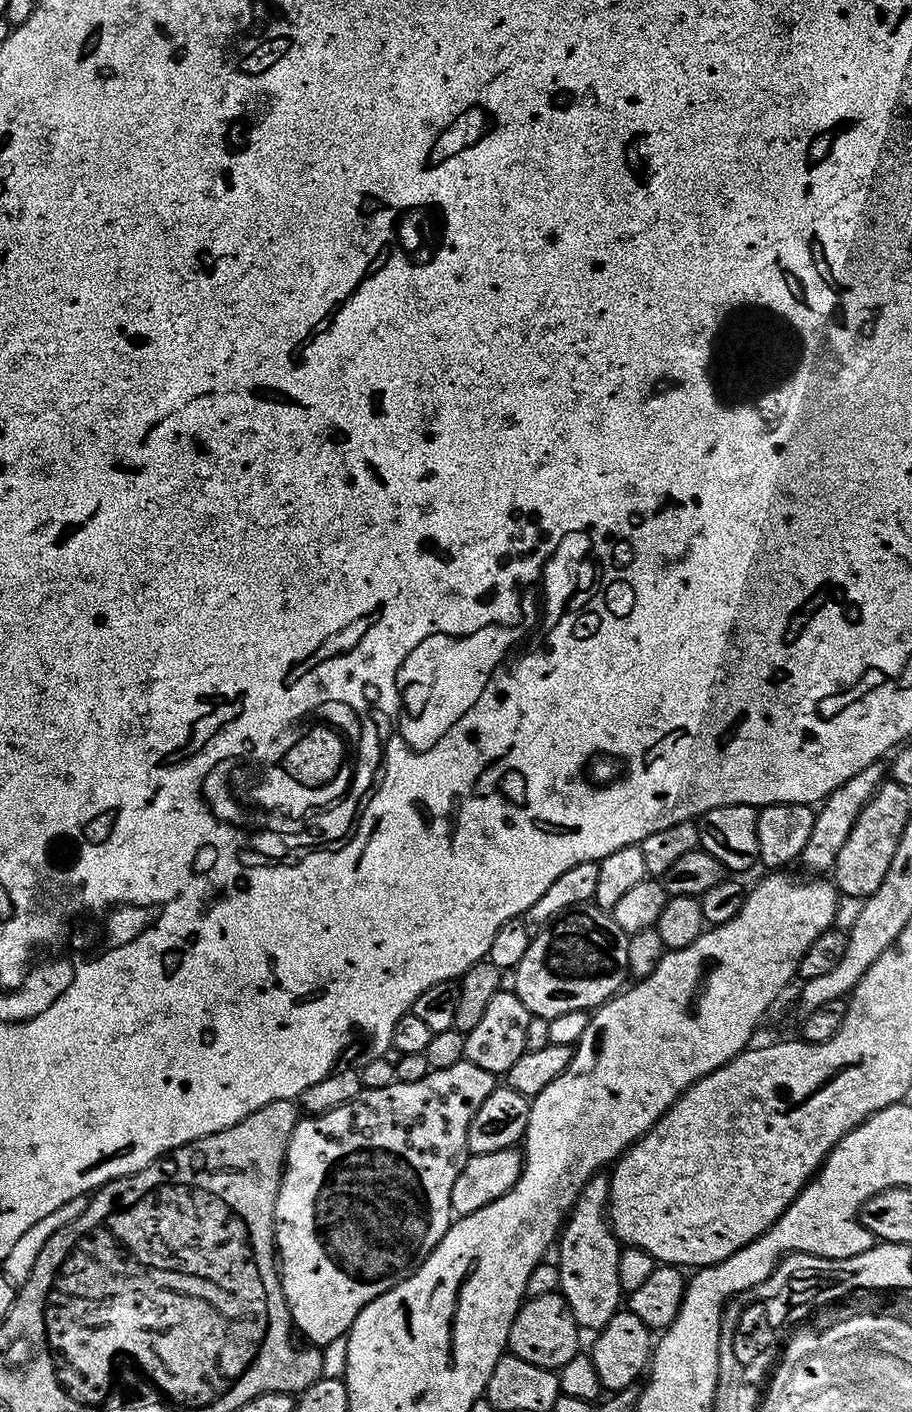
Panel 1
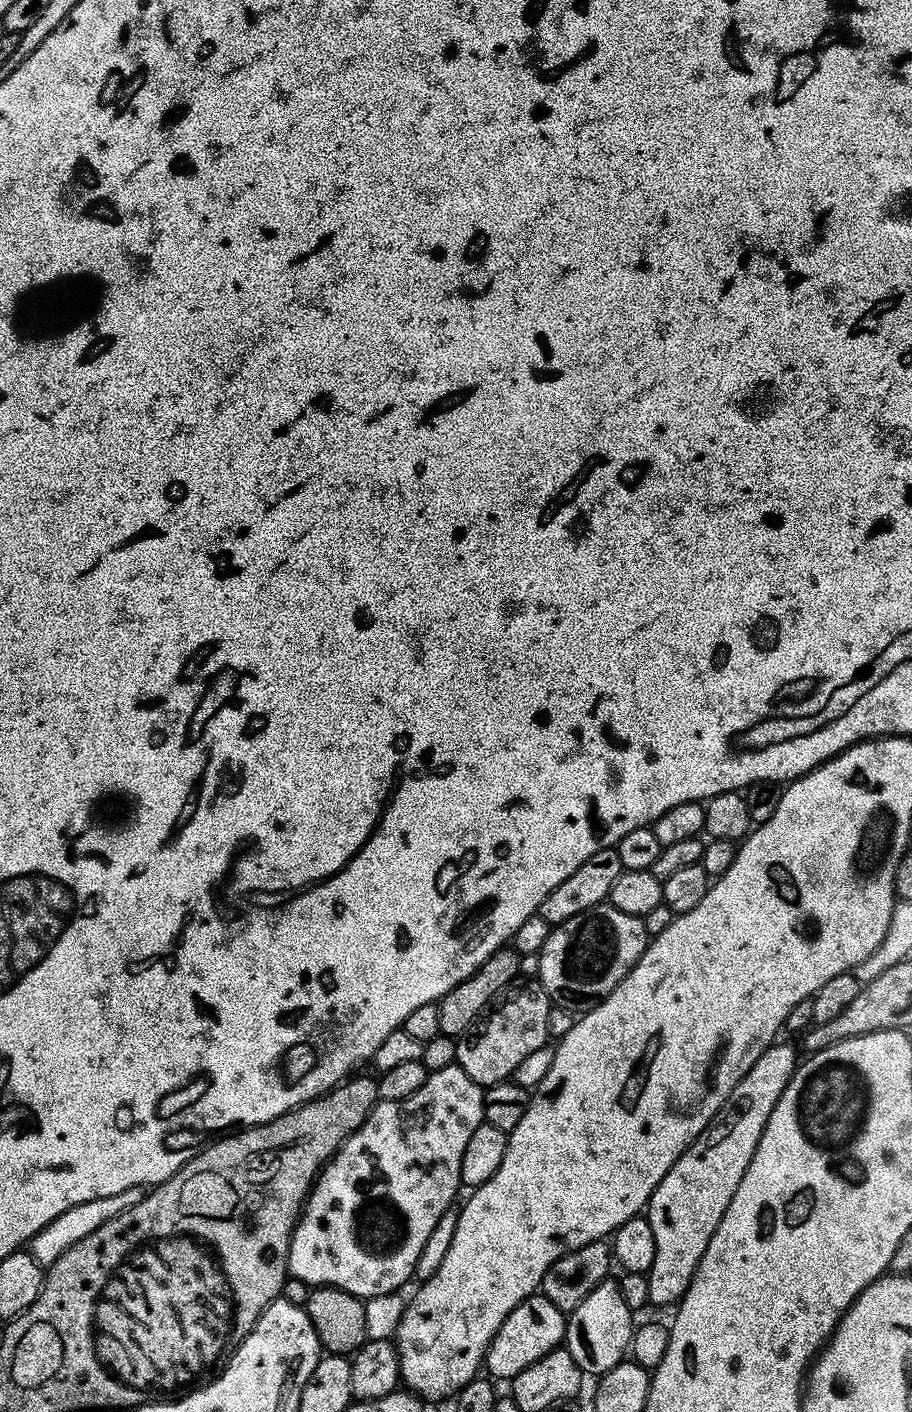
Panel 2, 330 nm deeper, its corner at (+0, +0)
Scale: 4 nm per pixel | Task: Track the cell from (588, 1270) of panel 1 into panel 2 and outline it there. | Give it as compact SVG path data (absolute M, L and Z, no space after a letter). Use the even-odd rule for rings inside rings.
M615 1279L603 1280L593 1292L574 1310L566 1320L564 1344L570 1358L578 1362L581 1372L592 1378L599 1378L629 1355L634 1323L633 1309L626 1306L622 1290Z

